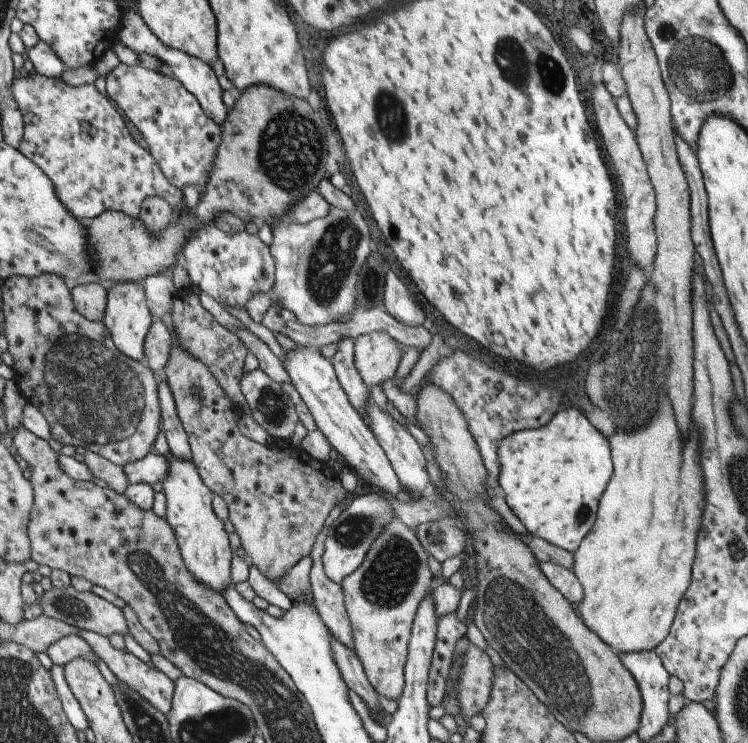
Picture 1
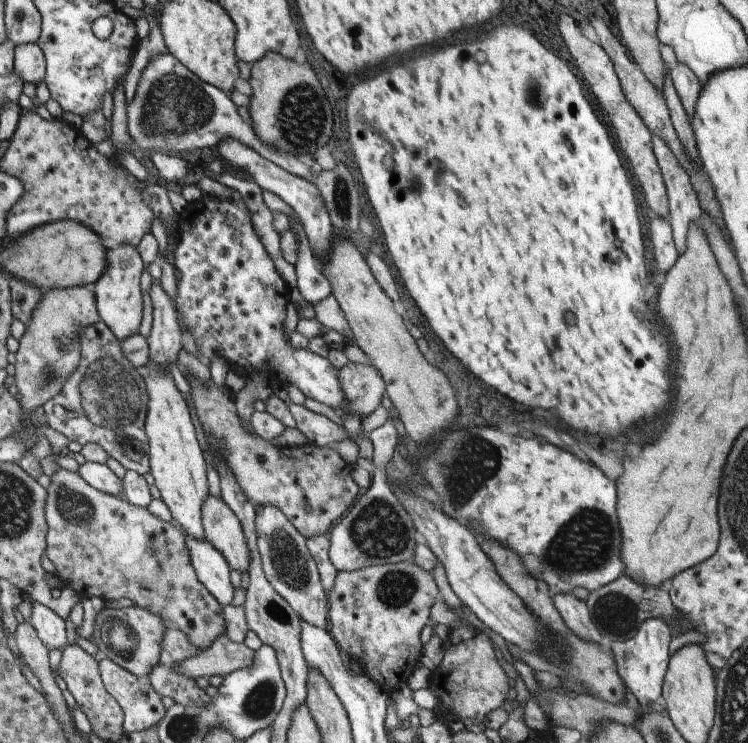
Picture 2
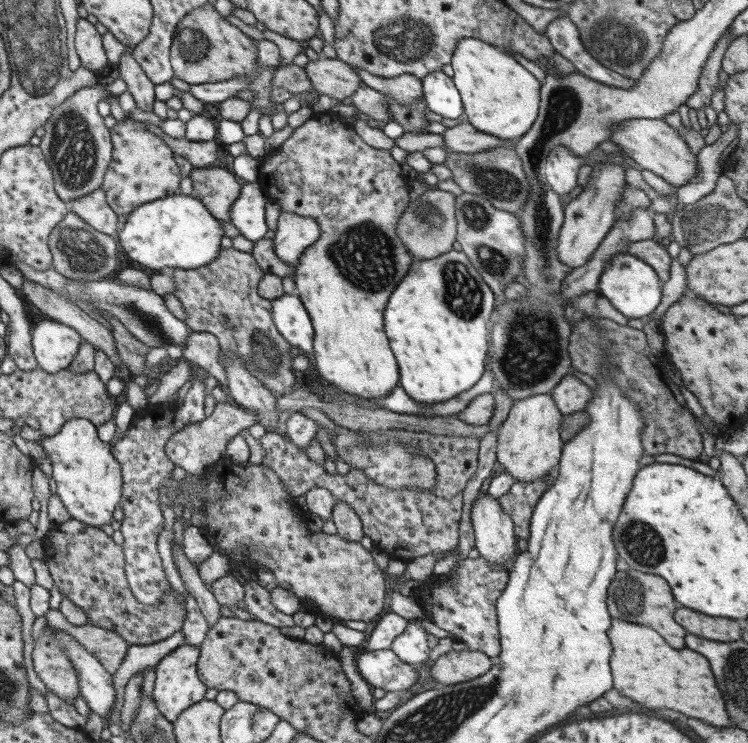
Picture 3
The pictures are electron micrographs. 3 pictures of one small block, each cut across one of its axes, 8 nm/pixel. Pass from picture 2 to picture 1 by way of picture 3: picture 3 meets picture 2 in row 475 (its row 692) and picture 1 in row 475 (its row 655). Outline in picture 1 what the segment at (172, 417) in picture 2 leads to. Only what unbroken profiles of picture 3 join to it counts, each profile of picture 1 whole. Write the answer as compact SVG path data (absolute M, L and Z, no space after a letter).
M168 454L168 476L163 480L166 516L172 526L180 552L190 574L204 586L221 594L233 582L231 577L232 548L222 520L214 514L213 492L202 482L193 462Z

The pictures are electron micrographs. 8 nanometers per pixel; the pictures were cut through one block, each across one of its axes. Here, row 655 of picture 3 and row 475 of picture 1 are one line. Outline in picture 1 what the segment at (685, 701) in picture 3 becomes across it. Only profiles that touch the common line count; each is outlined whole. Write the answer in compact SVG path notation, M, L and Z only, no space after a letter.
M662 400L662 408L660 414L654 416L654 420L650 424L644 426L644 432L638 430L634 434L614 434L610 440L610 452L612 455L612 462L614 462L614 472L610 478L610 484L606 486L604 494L600 497L598 505L598 516L596 516L596 524L594 528L586 534L586 538L582 540L580 548L572 553L574 558L574 572L581 582L584 590L584 598L578 602L578 612L588 628L594 634L597 634L608 646L611 646L616 653L624 652L642 652L654 649L666 638L672 622L674 620L676 609L679 608L679 602L684 596L686 589L691 583L691 566L696 556L696 534L700 528L700 516L702 516L702 476L698 472L698 454L696 454L696 440L694 440L694 432L690 430L690 438L686 442L686 446L682 446L682 442L678 440L678 428L674 422L674 414L670 408L668 400Z

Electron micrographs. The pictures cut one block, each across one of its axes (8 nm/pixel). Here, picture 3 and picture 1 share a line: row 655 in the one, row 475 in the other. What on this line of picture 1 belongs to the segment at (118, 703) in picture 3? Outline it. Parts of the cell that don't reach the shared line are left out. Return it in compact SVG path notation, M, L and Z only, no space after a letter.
M148 453L148 456L123 466L124 474L129 483L163 482L168 476L168 455Z

